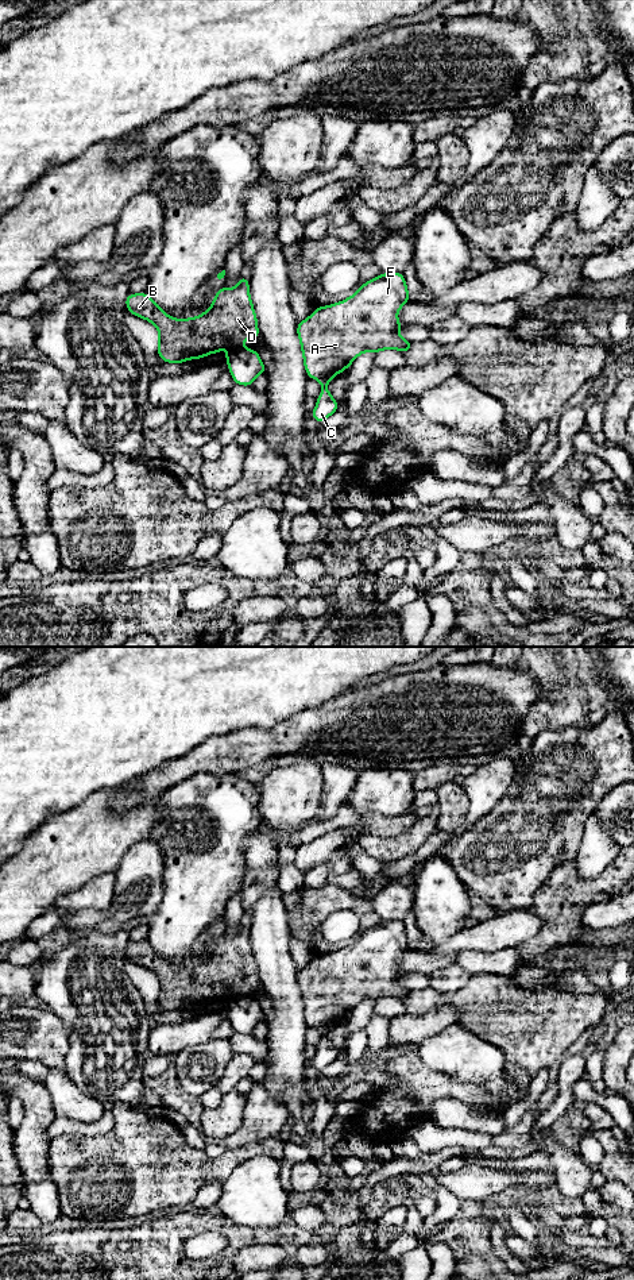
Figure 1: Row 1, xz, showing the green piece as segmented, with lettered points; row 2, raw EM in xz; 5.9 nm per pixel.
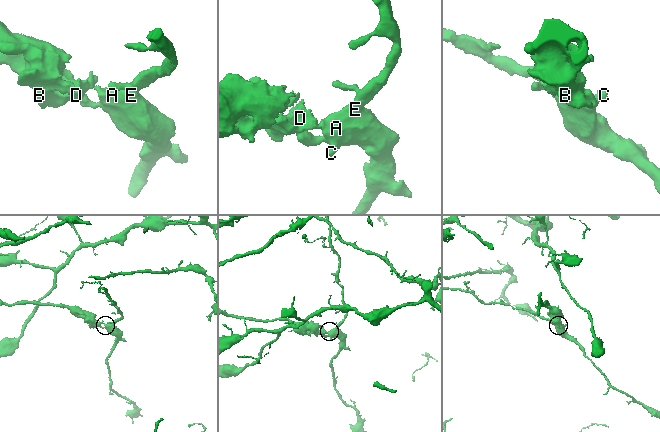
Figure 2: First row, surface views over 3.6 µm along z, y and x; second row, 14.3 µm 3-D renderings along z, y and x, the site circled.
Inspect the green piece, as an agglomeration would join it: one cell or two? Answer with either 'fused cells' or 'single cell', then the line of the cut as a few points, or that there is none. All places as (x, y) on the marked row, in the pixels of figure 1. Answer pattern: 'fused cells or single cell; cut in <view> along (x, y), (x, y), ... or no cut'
fused cells; cut in xz along (239, 347), (231, 351)

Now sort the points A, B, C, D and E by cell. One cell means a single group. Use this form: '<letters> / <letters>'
A C E / B D

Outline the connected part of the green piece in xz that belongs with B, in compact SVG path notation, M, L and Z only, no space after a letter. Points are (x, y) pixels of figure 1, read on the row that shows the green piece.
M246 275L232 289L219 288L210 308L193 319L166 315L147 292L128 293L125 308L158 328L158 356L166 363L201 359L223 348L235 351L247 336L260 338Z

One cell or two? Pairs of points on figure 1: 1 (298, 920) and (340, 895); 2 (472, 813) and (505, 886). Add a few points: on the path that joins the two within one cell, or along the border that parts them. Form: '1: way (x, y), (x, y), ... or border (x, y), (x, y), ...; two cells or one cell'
1: way (309, 909), (314, 903), (329, 898); one cell
2: way (482, 831), (499, 848), (499, 860), (505, 868); one cell

